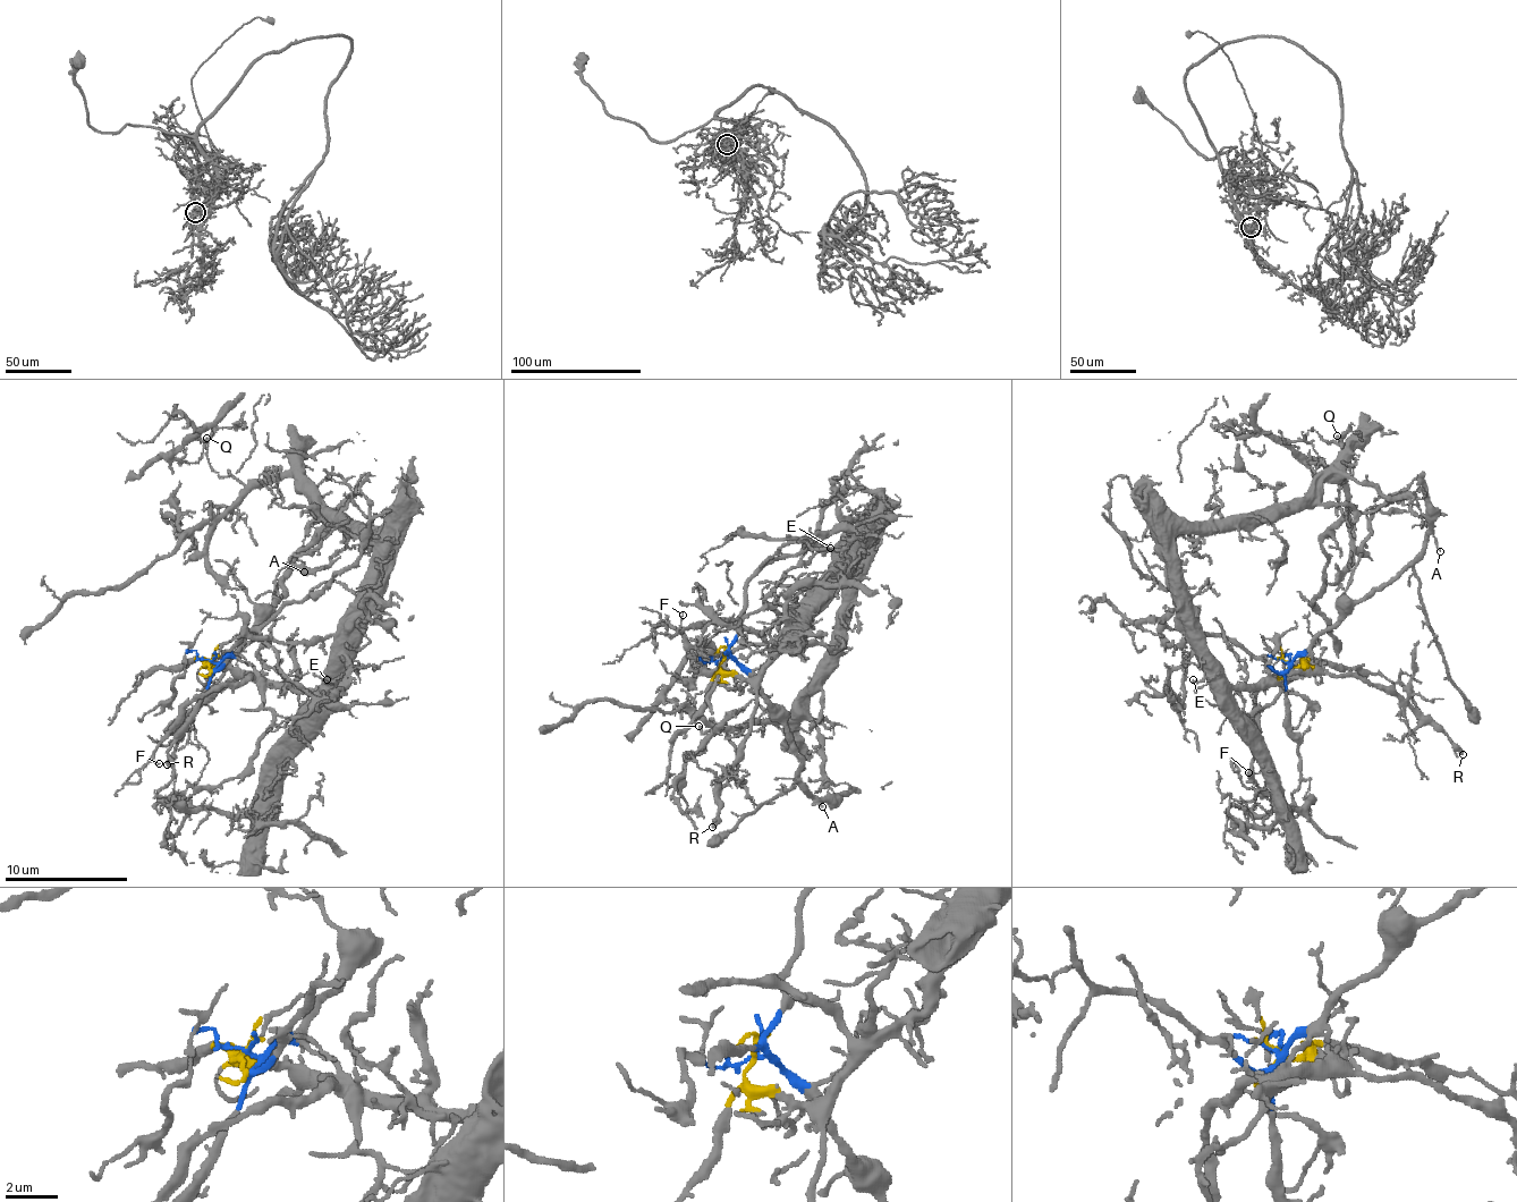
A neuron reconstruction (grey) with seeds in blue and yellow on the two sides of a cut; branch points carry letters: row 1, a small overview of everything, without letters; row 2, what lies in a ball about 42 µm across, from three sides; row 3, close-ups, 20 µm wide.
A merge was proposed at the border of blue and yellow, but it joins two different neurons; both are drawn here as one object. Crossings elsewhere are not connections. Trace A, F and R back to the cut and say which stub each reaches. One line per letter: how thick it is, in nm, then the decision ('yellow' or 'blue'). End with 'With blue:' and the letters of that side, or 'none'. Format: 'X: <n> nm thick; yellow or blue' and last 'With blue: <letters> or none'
A: 120 nm thick; blue
F: 100 nm thick; yellow
R: 240 nm thick; yellow
With blue: A

